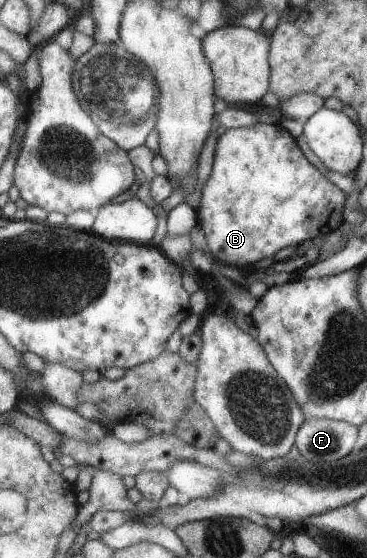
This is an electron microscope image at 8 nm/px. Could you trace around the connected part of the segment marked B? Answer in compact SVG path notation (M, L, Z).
M257 123L227 129L218 136L212 169L205 181L199 207L198 224L205 235L209 254L227 266L239 268L272 256L278 250L312 240L339 228L341 212L348 197L310 164L297 147L296 139L279 123Z

